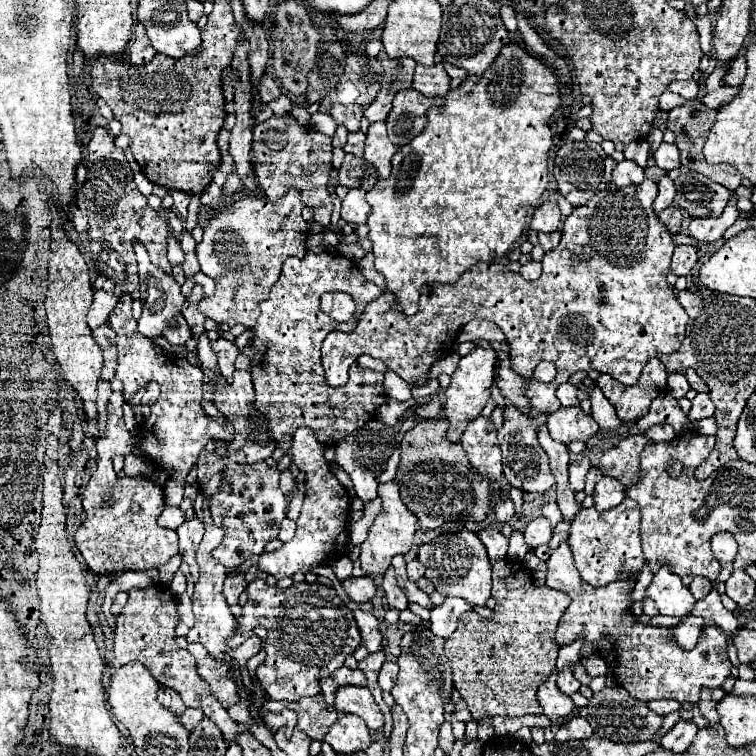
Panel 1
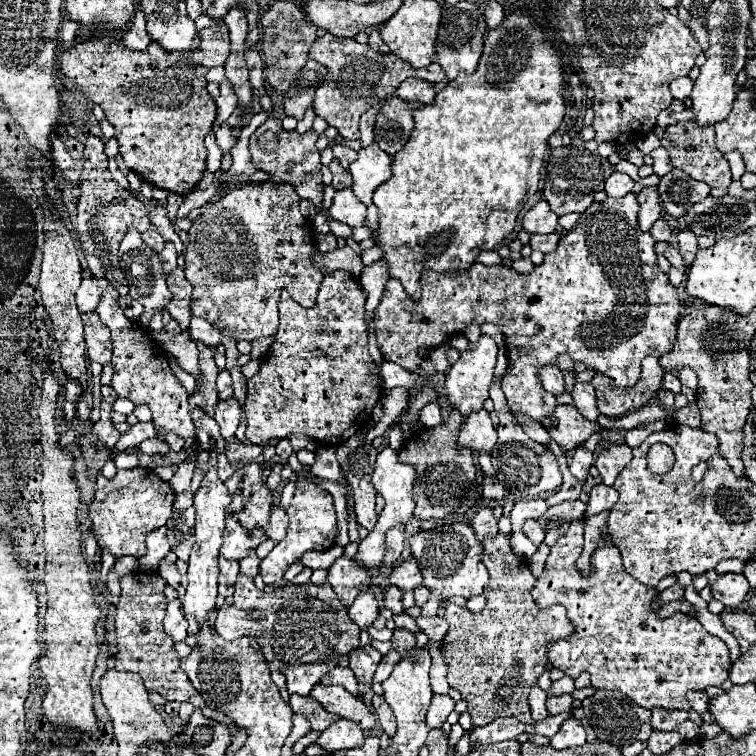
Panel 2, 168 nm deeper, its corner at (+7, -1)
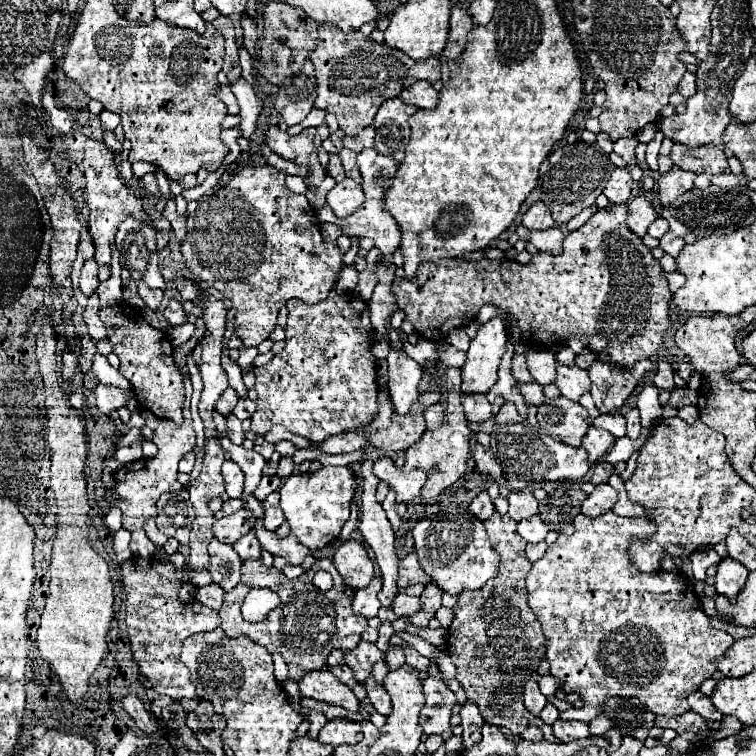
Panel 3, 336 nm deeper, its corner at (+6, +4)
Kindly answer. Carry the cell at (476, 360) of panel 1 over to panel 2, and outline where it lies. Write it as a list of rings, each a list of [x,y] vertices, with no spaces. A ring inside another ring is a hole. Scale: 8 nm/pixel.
[[[482,335],[476,343],[470,343],[470,347],[460,355],[460,359],[452,365],[450,373],[446,375],[446,401],[450,409],[456,407],[462,417],[468,417],[470,413],[476,413],[482,409],[482,403],[488,399],[488,387],[494,375],[496,353],[498,353],[498,347],[494,339]]]

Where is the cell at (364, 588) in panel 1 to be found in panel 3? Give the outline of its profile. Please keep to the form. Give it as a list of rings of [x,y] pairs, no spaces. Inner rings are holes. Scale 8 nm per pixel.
[[[345,540],[337,548],[333,562],[339,574],[343,576],[345,584],[351,586],[353,590],[365,588],[373,578],[373,562],[367,556],[365,546],[357,540]]]

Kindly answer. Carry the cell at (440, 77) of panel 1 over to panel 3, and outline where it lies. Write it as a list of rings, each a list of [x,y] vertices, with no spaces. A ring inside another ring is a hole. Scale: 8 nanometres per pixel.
[[[419,80],[411,88],[405,88],[401,92],[399,100],[405,102],[405,104],[413,104],[417,108],[429,108],[429,110],[433,110],[437,106],[437,102],[439,102],[439,94],[437,94],[437,90],[429,82]]]

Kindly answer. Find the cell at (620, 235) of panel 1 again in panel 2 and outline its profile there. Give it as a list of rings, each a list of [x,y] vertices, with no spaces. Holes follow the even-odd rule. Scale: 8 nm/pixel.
[[[634,193],[620,199],[606,197],[602,203],[594,201],[588,211],[580,213],[576,227],[560,237],[558,249],[552,251],[552,255],[544,255],[544,261],[528,275],[516,273],[504,265],[488,267],[482,263],[474,263],[468,271],[458,275],[424,271],[420,279],[422,297],[418,303],[406,297],[404,287],[396,279],[390,279],[374,311],[376,343],[384,361],[398,363],[408,371],[418,371],[424,361],[422,349],[430,351],[448,343],[452,335],[462,333],[470,323],[494,323],[508,341],[508,371],[502,377],[502,391],[514,415],[528,415],[536,421],[552,415],[556,397],[540,387],[538,373],[540,367],[556,363],[560,355],[570,355],[572,361],[584,363],[586,369],[604,373],[618,387],[638,383],[642,359],[648,355],[662,357],[672,349],[680,317],[678,293],[656,265],[656,241],[650,233],[640,231],[638,211],[640,203],[636,203]]]

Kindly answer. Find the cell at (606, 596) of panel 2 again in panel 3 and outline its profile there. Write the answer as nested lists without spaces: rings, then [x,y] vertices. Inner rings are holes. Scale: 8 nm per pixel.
[[[607,512],[599,518],[589,518],[585,514],[579,514],[575,518],[575,532],[571,536],[559,536],[553,544],[549,544],[547,554],[537,560],[533,564],[533,568],[527,574],[527,590],[529,590],[529,606],[533,608],[537,620],[543,626],[543,634],[547,640],[547,660],[551,664],[551,674],[561,682],[561,690],[563,692],[577,692],[585,704],[591,704],[593,710],[601,712],[603,710],[603,702],[609,700],[611,696],[621,696],[621,698],[639,698],[641,702],[645,702],[645,706],[659,716],[675,716],[675,714],[685,714],[689,712],[689,704],[687,704],[687,696],[695,690],[699,690],[699,686],[703,684],[703,680],[711,678],[711,674],[717,670],[715,668],[715,660],[719,656],[725,654],[725,650],[735,642],[727,632],[723,630],[715,630],[707,618],[707,614],[701,610],[701,602],[697,598],[697,594],[693,592],[693,582],[681,574],[679,570],[667,572],[667,570],[657,570],[657,574],[641,574],[637,568],[633,568],[633,562],[629,562],[629,542],[631,540],[643,540],[643,538],[651,538],[655,534],[655,526],[653,522],[649,522],[647,518],[621,518],[613,512]]]

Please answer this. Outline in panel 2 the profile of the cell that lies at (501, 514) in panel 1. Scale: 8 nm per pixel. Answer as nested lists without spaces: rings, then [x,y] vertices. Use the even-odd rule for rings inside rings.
[[[484,477],[484,487],[482,487],[482,495],[484,499],[488,501],[494,501],[494,503],[500,503],[500,499],[504,499],[504,487],[492,479],[492,477]]]

